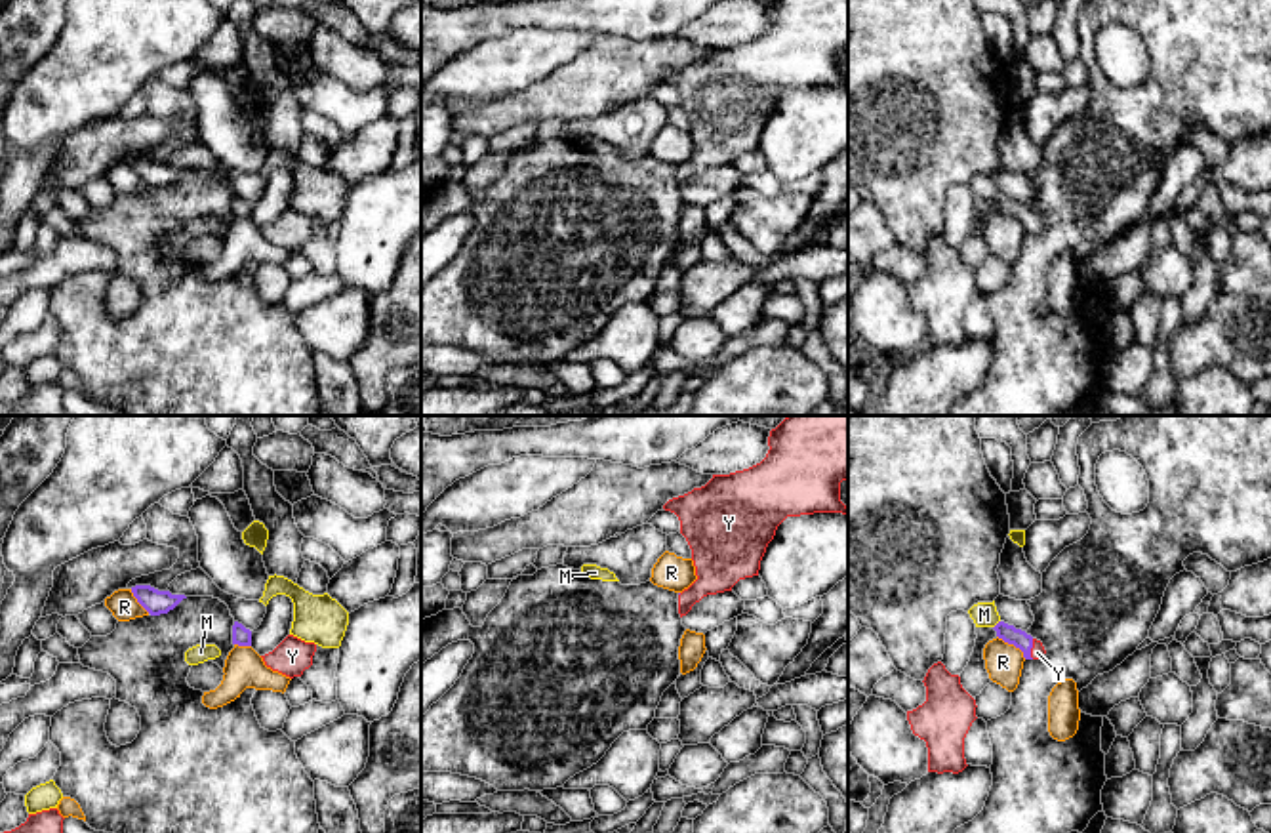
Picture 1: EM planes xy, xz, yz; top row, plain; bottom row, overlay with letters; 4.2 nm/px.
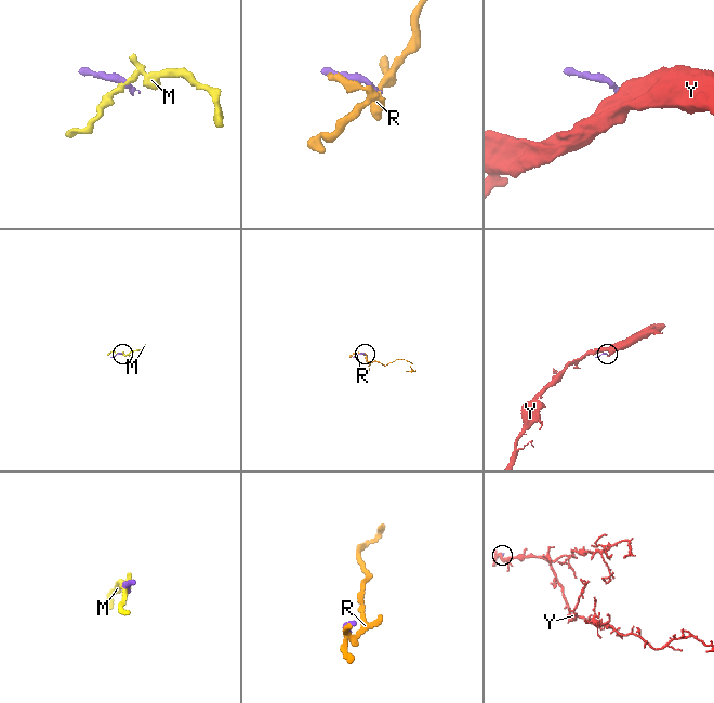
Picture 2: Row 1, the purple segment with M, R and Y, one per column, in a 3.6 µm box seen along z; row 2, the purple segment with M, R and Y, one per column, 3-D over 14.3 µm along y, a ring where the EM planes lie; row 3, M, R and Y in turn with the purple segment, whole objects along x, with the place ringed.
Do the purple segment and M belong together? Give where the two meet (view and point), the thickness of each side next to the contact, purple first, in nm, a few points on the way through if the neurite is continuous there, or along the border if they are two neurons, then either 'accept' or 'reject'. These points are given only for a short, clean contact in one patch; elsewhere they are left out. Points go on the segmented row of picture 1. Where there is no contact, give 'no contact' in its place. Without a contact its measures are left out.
contact yz (997, 624); calibres 80 and 110 nm; border yz (999, 620), (993, 628); reject

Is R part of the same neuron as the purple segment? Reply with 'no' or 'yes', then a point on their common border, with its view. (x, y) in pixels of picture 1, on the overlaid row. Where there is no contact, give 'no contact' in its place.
no; meets purple in yz at (1012, 643)

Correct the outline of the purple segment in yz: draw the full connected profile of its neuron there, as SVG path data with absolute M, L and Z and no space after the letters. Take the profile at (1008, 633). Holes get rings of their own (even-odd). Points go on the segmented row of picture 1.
M999 621L995 627L997 637L1002 639L1008 644L1014 644L1023 652L1025 660L1042 660L1046 650L1040 640L1033 639L1021 629L1016 629L1014 625L1008 625L1004 621Z

